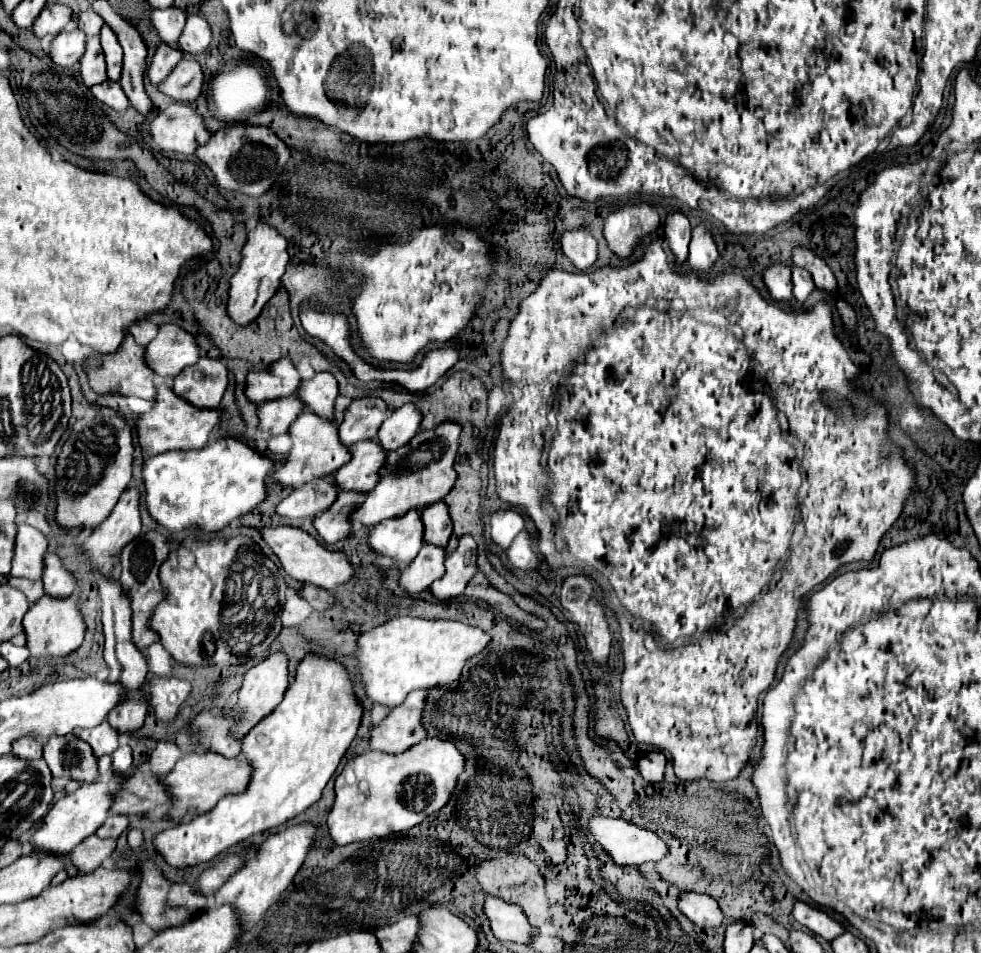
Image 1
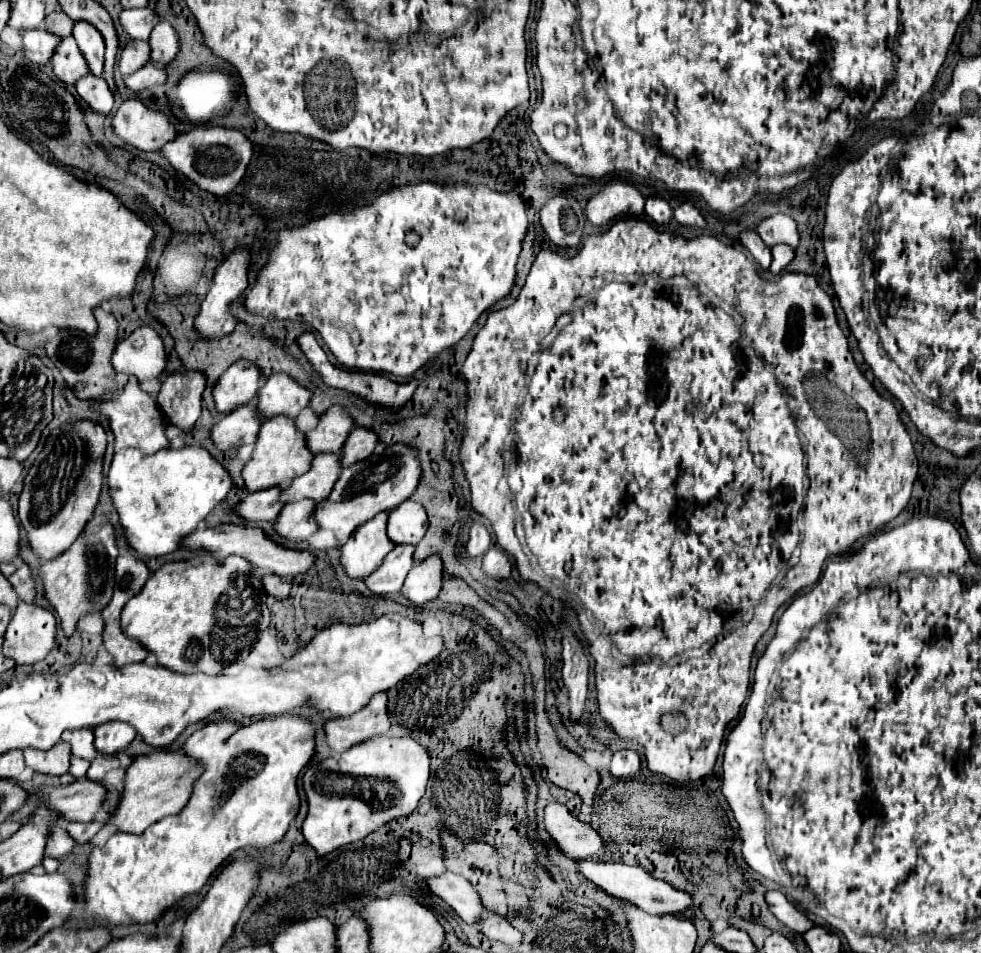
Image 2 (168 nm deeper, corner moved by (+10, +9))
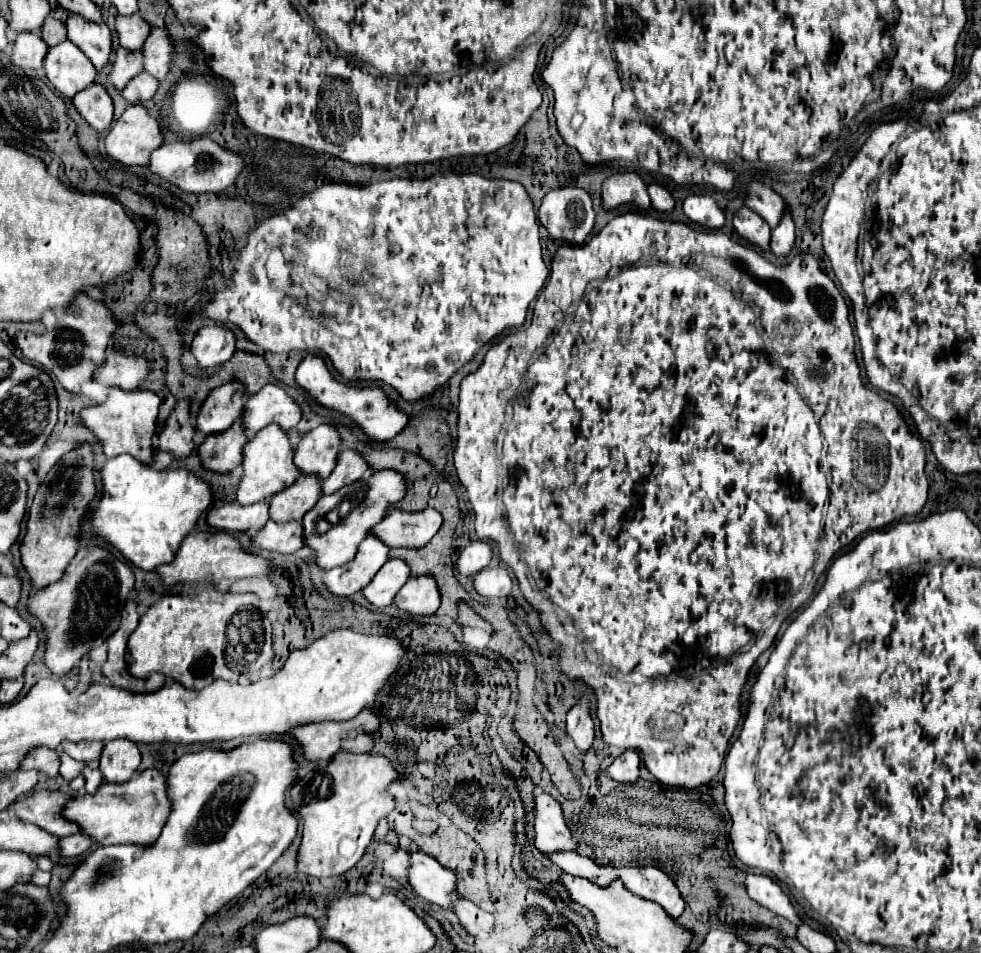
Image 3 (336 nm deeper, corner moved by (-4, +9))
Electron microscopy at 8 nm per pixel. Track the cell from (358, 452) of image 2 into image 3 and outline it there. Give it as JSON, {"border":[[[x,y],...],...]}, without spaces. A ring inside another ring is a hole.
{"border":[[[341,449],[335,471],[327,479],[323,479],[323,495],[335,493],[337,489],[341,489],[345,485],[355,483],[357,479],[361,479],[365,475],[367,469],[369,469],[369,463],[363,459],[363,455],[359,451]]]}

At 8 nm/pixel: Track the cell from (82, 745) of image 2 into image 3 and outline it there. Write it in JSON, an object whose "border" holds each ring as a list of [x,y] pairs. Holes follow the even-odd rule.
{"border":[[[79,741],[79,743],[63,743],[63,751],[77,761],[95,761],[101,757],[103,741]]]}

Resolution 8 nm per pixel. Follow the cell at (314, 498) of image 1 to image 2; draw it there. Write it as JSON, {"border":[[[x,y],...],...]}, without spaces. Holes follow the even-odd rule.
{"border":[[[263,489],[257,493],[249,493],[245,495],[237,507],[233,509],[233,513],[237,513],[241,519],[245,521],[253,521],[253,523],[261,523],[261,521],[275,521],[279,511],[281,511],[281,503],[279,503],[279,489]]]}

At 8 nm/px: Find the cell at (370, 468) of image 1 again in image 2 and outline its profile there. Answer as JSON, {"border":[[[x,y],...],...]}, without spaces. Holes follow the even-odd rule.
{"border":[[[315,455],[311,461],[311,469],[293,479],[291,485],[281,489],[281,503],[293,503],[301,499],[323,501],[325,495],[331,493],[333,483],[343,469],[337,457],[339,455]]]}

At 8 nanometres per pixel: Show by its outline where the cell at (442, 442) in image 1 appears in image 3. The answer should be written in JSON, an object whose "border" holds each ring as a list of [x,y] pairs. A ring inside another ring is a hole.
{"border":[[[381,469],[365,473],[363,479],[351,483],[351,487],[341,487],[339,491],[325,495],[319,503],[303,517],[305,545],[315,549],[319,567],[331,569],[349,563],[367,537],[367,533],[385,519],[391,505],[399,503],[407,493],[407,477],[395,469]]]}

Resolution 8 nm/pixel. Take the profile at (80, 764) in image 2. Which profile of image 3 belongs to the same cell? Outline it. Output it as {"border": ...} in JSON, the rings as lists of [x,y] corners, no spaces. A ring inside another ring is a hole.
{"border":[[[57,749],[57,753],[61,755],[61,771],[59,771],[59,773],[61,773],[61,777],[65,777],[67,781],[79,777],[79,775],[83,773],[83,769],[87,767],[85,761],[75,761],[73,757],[65,755],[61,749]]]}

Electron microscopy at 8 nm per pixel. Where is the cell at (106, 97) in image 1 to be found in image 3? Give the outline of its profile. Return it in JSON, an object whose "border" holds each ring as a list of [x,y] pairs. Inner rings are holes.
{"border":[[[99,83],[89,85],[87,89],[79,91],[73,97],[73,103],[81,111],[81,115],[87,119],[87,123],[103,133],[105,129],[111,127],[113,121],[113,99],[109,97],[107,89]]]}

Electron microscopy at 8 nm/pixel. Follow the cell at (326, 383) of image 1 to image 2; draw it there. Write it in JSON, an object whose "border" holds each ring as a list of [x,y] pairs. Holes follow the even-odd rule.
{"border":[[[273,373],[267,377],[265,385],[257,393],[255,407],[261,419],[273,415],[285,415],[289,419],[295,419],[307,407],[309,399],[311,391],[307,391],[283,373]]]}

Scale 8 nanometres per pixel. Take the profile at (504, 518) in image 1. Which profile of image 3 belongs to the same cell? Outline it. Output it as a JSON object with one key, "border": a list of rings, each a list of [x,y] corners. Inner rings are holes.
{"border":[[[477,539],[477,541],[469,543],[469,545],[459,553],[459,559],[457,559],[455,567],[457,567],[457,571],[459,571],[461,575],[475,575],[475,573],[479,573],[481,569],[485,569],[485,567],[489,565],[491,557],[493,557],[493,547],[491,547],[491,543]]]}

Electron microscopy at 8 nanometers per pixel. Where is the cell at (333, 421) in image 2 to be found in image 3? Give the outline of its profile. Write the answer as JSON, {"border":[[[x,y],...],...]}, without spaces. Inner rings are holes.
{"border":[[[319,425],[309,431],[295,449],[295,465],[303,473],[317,473],[321,479],[327,479],[335,469],[339,455],[341,437],[335,425]]]}

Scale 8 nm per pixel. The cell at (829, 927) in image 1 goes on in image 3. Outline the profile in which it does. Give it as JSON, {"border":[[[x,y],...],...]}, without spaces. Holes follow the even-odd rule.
{"border":[[[747,875],[747,893],[751,899],[761,903],[763,907],[775,911],[777,915],[789,919],[795,925],[803,925],[803,919],[795,911],[789,895],[767,875]]]}

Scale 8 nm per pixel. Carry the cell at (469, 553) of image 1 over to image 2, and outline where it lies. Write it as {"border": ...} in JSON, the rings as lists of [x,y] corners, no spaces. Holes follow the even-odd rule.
{"border":[[[431,555],[427,559],[415,563],[401,587],[401,595],[405,599],[409,599],[409,603],[415,607],[421,607],[427,601],[435,599],[443,585],[441,569],[443,569],[443,563],[437,555]]]}

